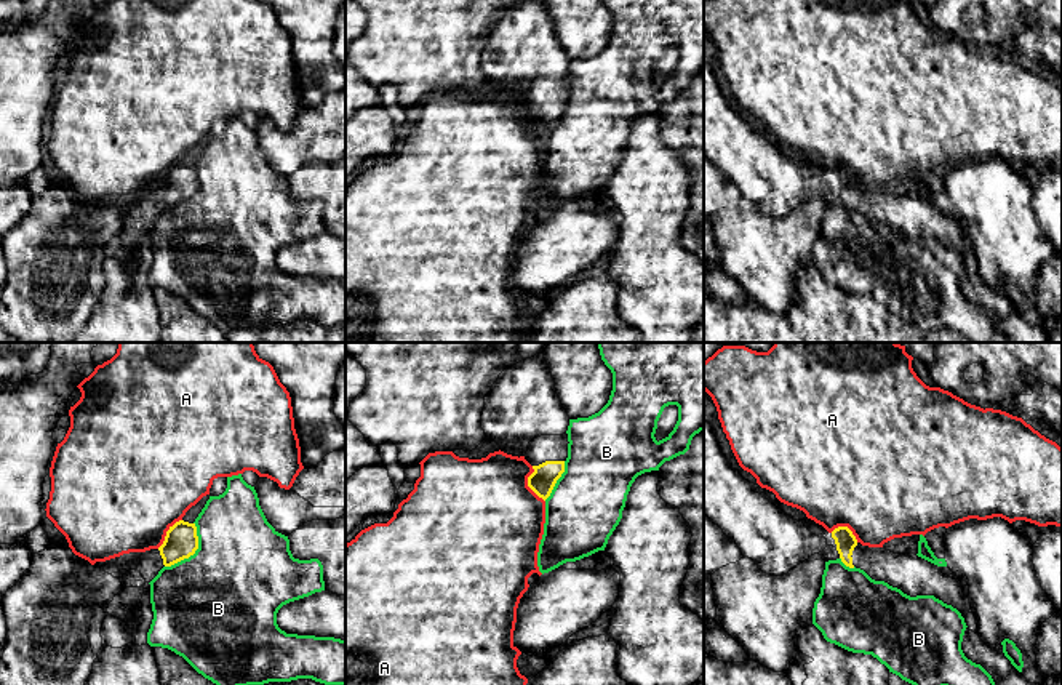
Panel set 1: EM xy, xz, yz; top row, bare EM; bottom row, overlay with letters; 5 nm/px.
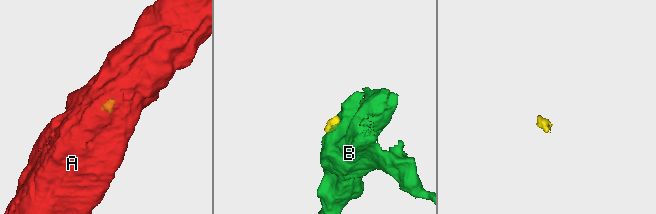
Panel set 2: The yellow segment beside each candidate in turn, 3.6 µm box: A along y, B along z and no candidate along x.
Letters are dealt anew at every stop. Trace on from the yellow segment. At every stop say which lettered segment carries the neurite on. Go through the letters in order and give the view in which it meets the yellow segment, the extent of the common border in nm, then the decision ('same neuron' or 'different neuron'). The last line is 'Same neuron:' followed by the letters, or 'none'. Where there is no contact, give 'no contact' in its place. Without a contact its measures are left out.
A: meets yellow in xz; contact 200 nm long; different neuron
B: meets yellow in xy; contact 280 nm long; different neuron
Same neuron: none

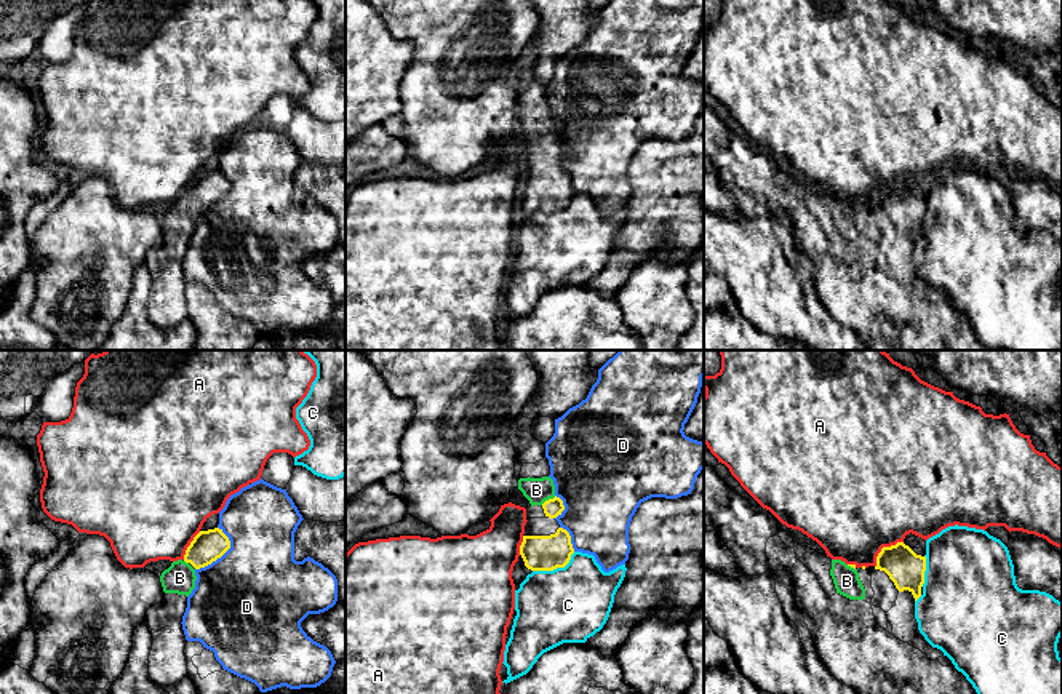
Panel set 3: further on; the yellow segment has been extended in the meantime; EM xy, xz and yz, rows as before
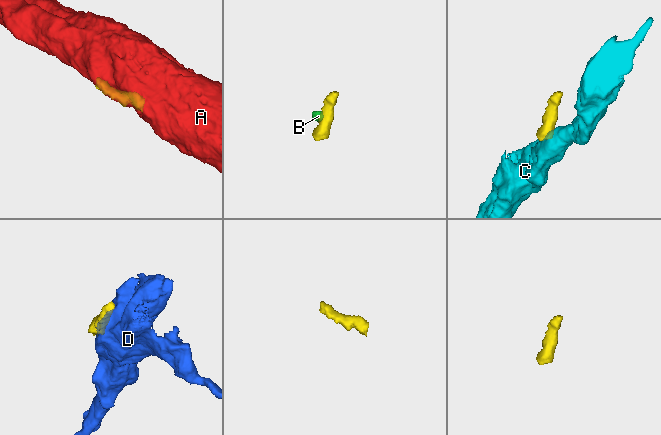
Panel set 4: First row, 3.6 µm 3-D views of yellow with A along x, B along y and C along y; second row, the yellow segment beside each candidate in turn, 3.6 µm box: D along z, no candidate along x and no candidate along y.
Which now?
A: meets yellow in yz; contact 190 nm long; different neuron
B: meets yellow in xz; contact 90 nm long; same neuron
C: meets yellow in xz; contact 240 nm long; different neuron
D: meets yellow in xy; contact 260 nm long; different neuron
Same neuron: B

